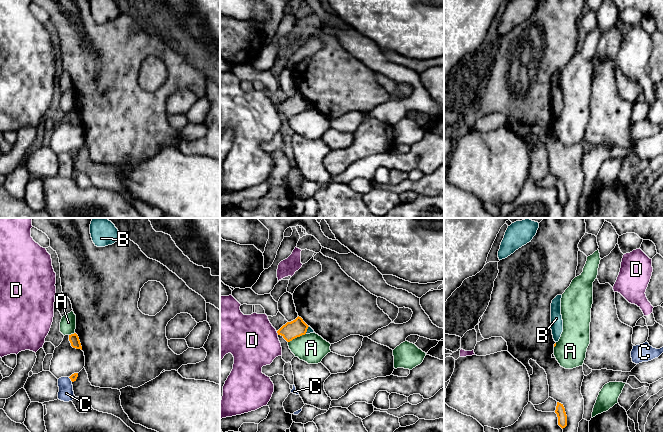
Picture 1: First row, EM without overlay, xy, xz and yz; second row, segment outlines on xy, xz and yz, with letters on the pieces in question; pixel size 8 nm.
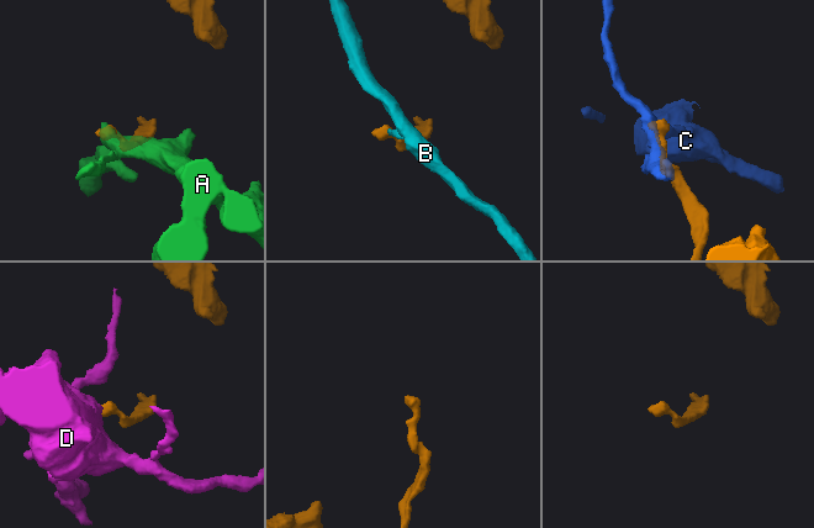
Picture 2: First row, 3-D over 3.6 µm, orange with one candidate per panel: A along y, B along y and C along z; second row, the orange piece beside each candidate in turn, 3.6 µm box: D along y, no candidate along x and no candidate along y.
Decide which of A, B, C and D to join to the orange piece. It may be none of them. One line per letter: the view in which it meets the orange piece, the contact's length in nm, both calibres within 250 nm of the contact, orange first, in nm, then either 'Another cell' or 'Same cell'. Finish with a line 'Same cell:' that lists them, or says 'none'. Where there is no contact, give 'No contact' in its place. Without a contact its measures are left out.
A: Touches orange in xz. Shared border 160 nm. Thickness 140 nm (orange) against 240 nm. Another cell
B: Touches orange in xz. Shared border 70 nm. Thickness 140 nm (orange) against 50 nm. Another cell
C: Touches orange in xy. Shared border 50 nm. Thickness 60 nm (orange) against 120 nm. Another cell
D: Touches orange in xz. Shared border 40 nm. Thickness 140 nm (orange) against 400 nm. Another cell
Same cell: none

